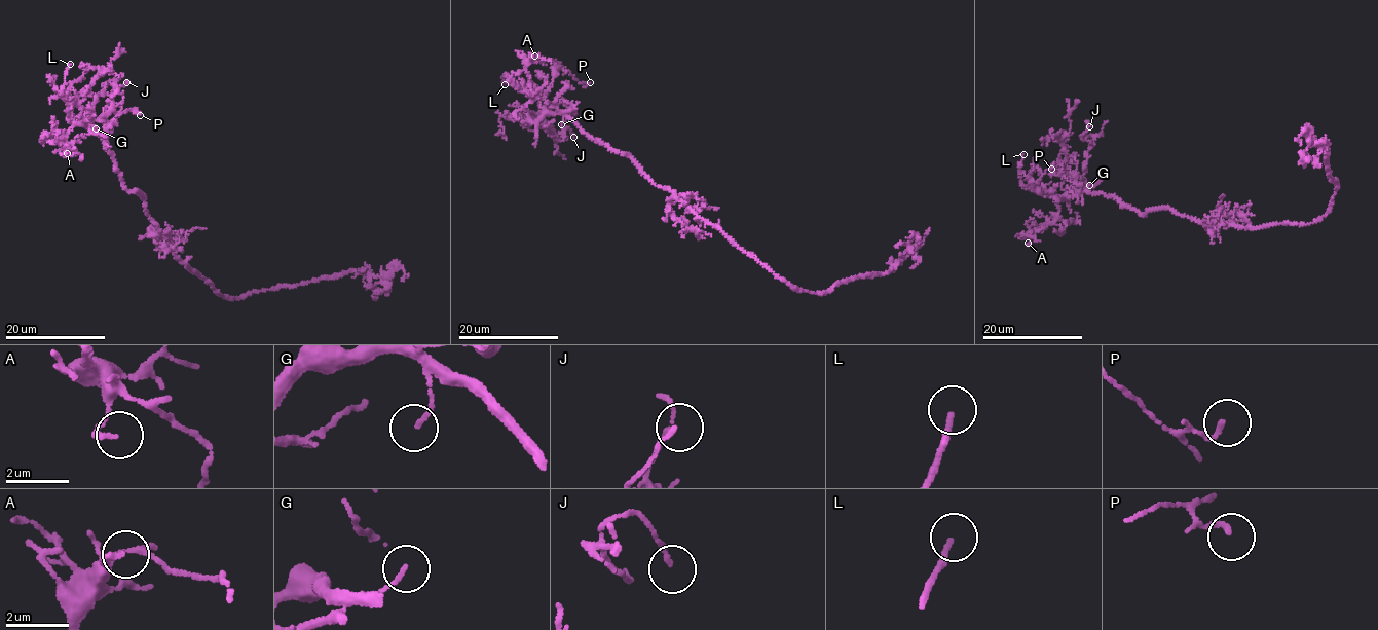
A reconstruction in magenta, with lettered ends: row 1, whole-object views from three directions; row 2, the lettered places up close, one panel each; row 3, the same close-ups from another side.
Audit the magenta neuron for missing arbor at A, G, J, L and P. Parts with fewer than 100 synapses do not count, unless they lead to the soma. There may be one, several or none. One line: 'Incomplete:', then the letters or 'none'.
Incomplete: L

